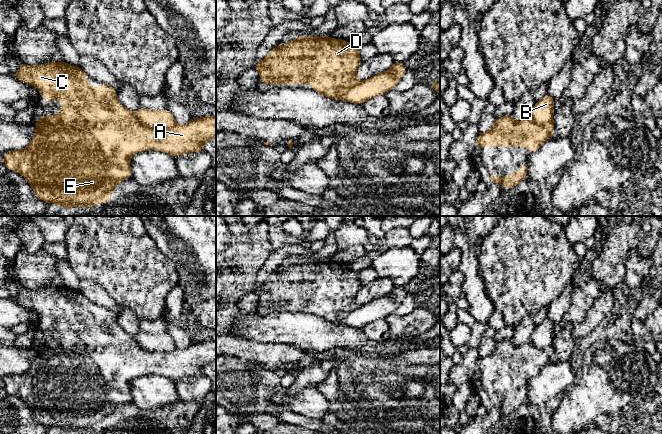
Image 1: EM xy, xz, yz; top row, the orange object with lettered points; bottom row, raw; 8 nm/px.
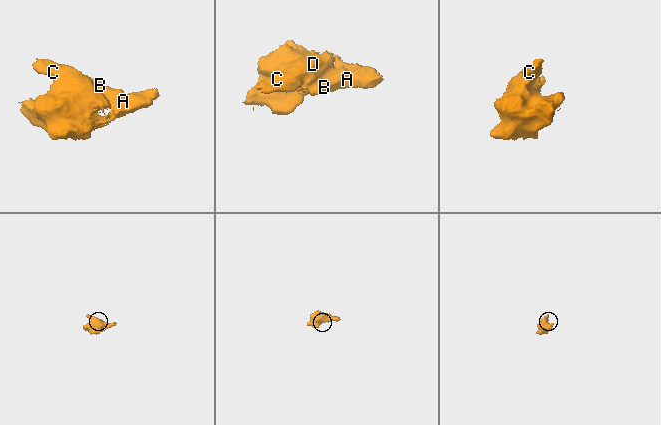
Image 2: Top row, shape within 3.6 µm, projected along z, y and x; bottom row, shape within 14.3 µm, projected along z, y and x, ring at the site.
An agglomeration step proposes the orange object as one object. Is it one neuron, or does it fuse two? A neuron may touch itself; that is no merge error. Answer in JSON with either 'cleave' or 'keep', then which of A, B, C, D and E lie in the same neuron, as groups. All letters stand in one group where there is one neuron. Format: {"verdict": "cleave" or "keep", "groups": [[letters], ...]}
{"verdict": "cleave", "groups": [["A", "C", "D", "E"], ["B"]]}

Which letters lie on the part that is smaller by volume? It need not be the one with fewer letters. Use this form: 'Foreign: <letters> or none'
Foreign: B

